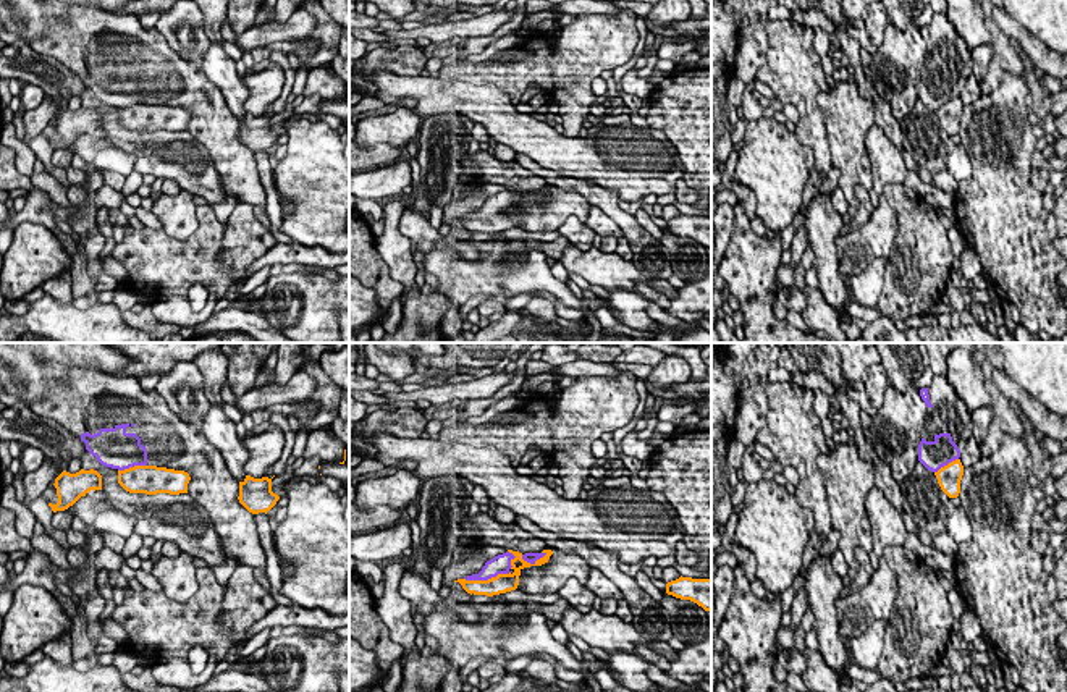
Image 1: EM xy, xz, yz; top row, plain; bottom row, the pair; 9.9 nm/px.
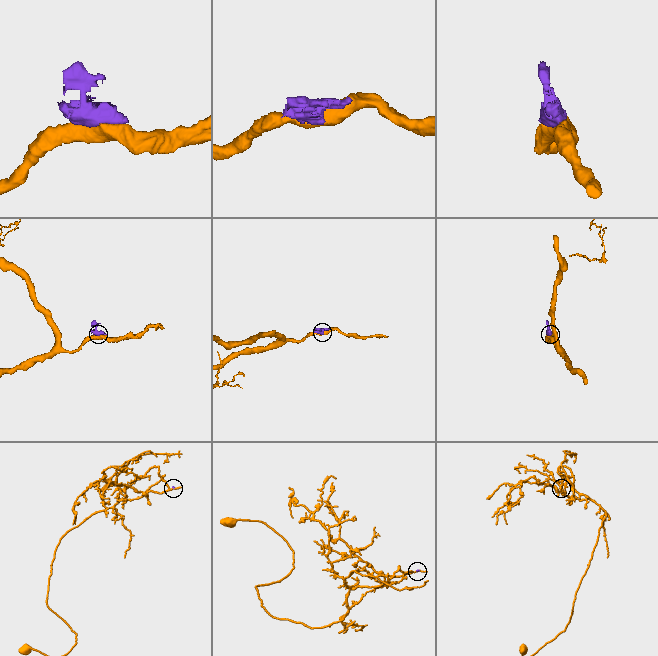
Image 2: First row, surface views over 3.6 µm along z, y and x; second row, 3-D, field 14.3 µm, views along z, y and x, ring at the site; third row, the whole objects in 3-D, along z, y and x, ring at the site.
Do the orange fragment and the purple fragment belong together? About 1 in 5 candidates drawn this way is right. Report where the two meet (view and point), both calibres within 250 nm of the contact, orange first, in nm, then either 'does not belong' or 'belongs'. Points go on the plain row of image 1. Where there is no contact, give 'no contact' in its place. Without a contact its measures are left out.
meets orange in xz at (489, 217); 190 nm thick on the orange side, 190 nm on the other; does not belong

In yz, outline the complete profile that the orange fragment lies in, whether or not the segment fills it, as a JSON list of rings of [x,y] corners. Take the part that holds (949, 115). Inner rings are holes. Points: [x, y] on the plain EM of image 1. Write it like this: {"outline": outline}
{"outline": [[[955,97],[949,100],[947,103],[941,105],[938,110],[934,110],[938,121],[941,128],[949,134],[949,136],[957,136],[960,131],[960,118],[964,113],[964,103],[960,97]]]}

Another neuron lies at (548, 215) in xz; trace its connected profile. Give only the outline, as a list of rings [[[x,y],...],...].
[[[550,184],[546,188],[551,188],[553,192],[545,202],[521,207],[517,228],[556,231],[571,215],[576,215],[584,223],[587,222],[590,204],[582,194]]]

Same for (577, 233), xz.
[[[571,215],[559,228],[559,236],[564,236],[572,246],[588,251],[592,247],[595,233],[580,222],[576,215]]]

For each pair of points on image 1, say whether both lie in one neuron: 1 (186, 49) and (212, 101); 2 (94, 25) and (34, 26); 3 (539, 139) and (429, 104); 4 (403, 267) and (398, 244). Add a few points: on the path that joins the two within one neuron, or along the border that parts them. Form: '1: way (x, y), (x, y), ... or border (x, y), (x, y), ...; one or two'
1: border (183, 59), (199, 68); two
2: border (47, 16), (41, 37), (16, 34); two
3: way (511, 128), (485, 104), (456, 104); one
4: way (401, 262), (398, 249); one

